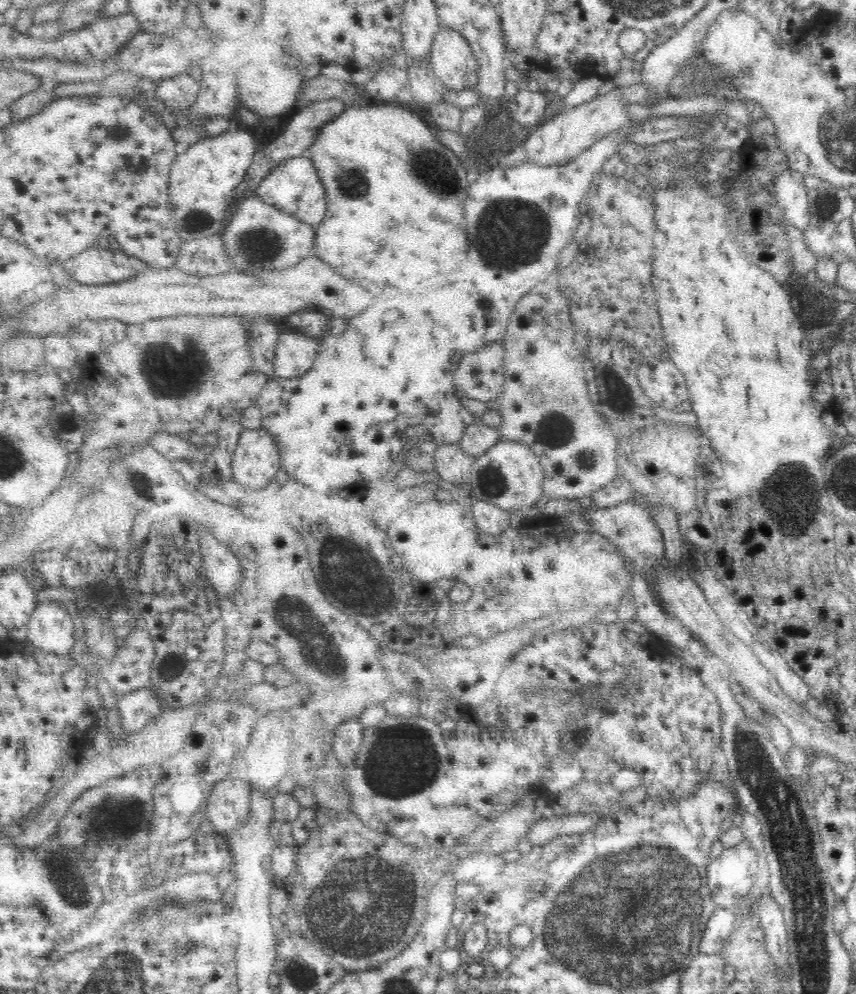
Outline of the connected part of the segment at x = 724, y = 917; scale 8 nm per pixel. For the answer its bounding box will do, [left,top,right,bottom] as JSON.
[698,907,734,954]

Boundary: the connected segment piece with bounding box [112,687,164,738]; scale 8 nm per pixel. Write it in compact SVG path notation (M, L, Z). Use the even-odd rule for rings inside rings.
M147 687L113 696L112 700L120 717L121 729L130 738L135 738L146 724L164 712L164 708L161 708L161 704Z

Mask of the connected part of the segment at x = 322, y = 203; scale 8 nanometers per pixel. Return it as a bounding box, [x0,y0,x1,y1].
[254,157,327,227]

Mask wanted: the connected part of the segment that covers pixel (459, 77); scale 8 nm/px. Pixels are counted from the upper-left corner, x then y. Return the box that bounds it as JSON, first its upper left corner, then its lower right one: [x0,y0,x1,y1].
[428,24,478,88]

